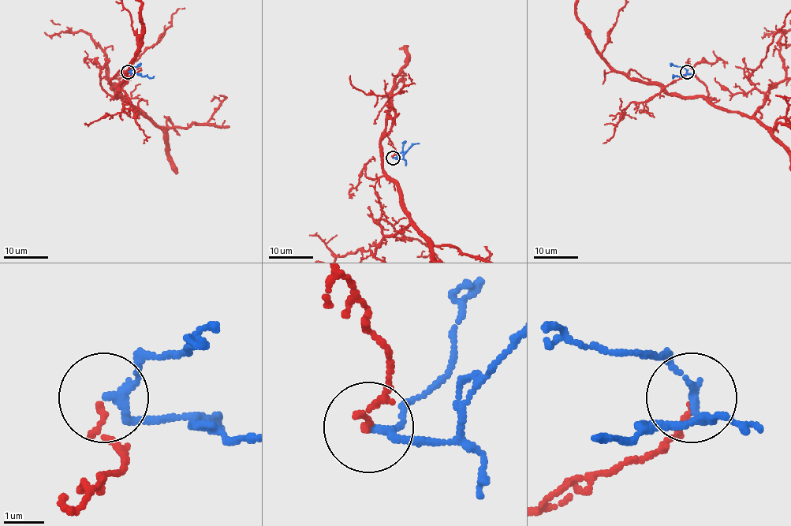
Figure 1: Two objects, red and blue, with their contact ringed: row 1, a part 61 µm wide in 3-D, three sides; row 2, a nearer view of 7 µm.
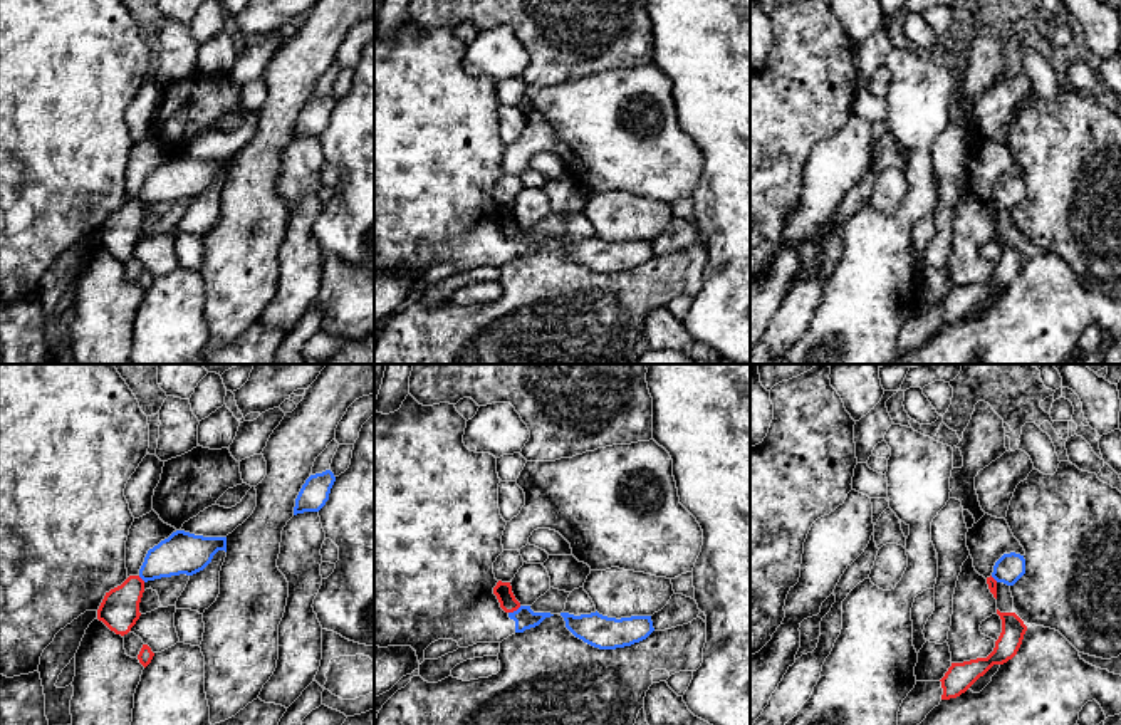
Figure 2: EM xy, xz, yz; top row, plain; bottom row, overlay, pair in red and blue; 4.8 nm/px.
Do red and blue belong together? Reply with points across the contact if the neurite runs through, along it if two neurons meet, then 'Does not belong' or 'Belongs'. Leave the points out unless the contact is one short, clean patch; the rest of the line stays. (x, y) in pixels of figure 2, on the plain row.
Boundary: xz (521, 230), (509, 237). Does not belong

